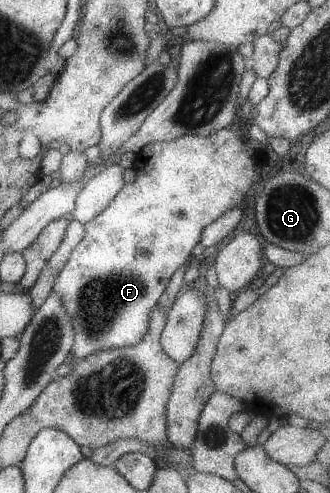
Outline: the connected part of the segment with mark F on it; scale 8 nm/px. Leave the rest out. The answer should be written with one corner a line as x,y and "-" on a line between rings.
228,126
205,137
184,135
174,140
152,141
145,144
133,160
132,167
136,171
135,179
132,182
123,183
122,188
116,193
116,196
112,197
112,200
109,201
108,206
100,214
83,223
84,236
72,249
69,259
65,260
60,272
57,272
56,280
53,280
51,288
51,292
54,291
57,295
60,295
65,313
72,320
73,343
69,353
72,361
80,360
94,351
135,345
142,338
147,329
148,311
151,311
151,308
157,304
157,300
162,292
164,292
172,273
180,265
184,265
190,258
190,251
198,244
202,229
211,222
214,222
223,212
238,206
239,202
242,202
246,191
250,188
252,176
254,176
253,164
255,160
252,154
246,152
243,137
236,127

